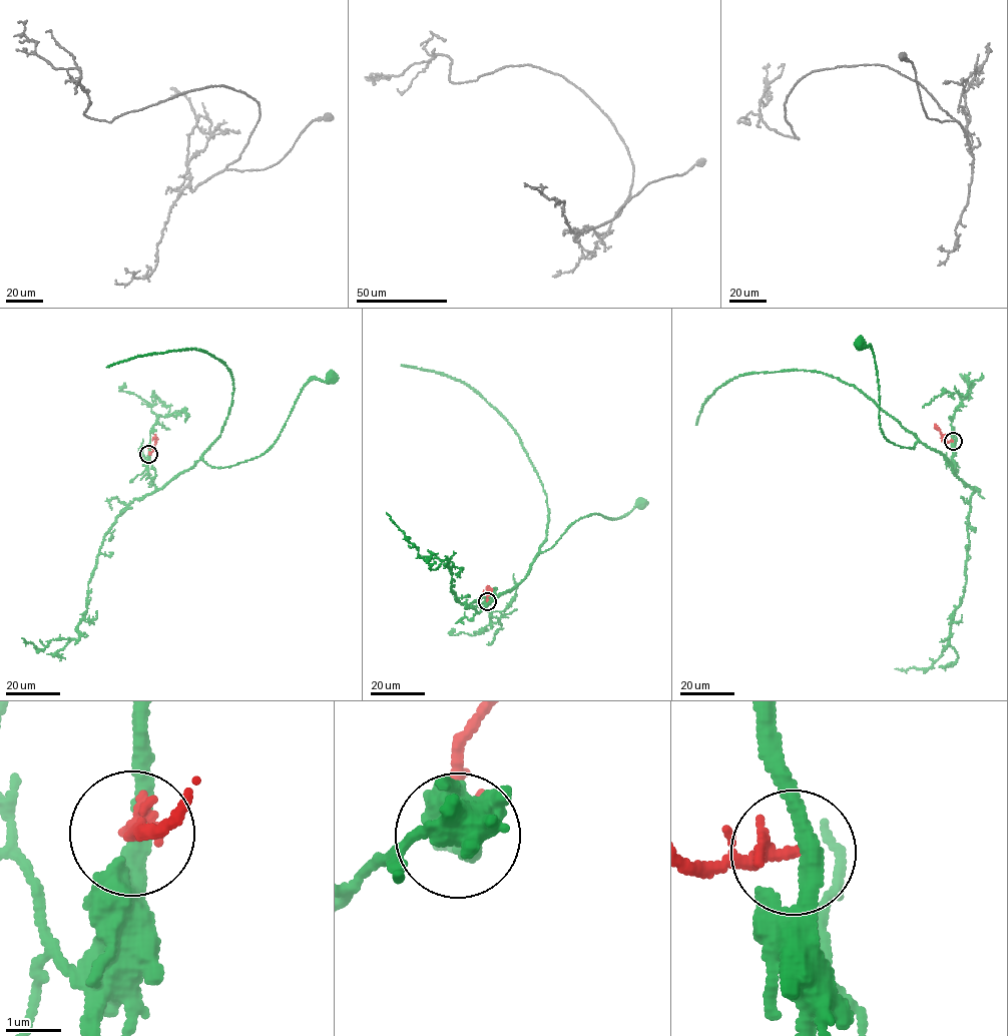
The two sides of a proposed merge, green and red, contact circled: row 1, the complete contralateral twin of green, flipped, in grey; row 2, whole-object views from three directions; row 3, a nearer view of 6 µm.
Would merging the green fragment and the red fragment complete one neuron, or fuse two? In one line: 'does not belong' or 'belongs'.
does not belong

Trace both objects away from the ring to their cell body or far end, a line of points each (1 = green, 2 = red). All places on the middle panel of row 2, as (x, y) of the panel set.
1: (487, 601), (489, 596), (514, 587), (538, 554), (549, 550), (581, 518), (594, 513), (617, 519), (641, 503)
2: (487, 601), (490, 590), (487, 586), (486, 588)

